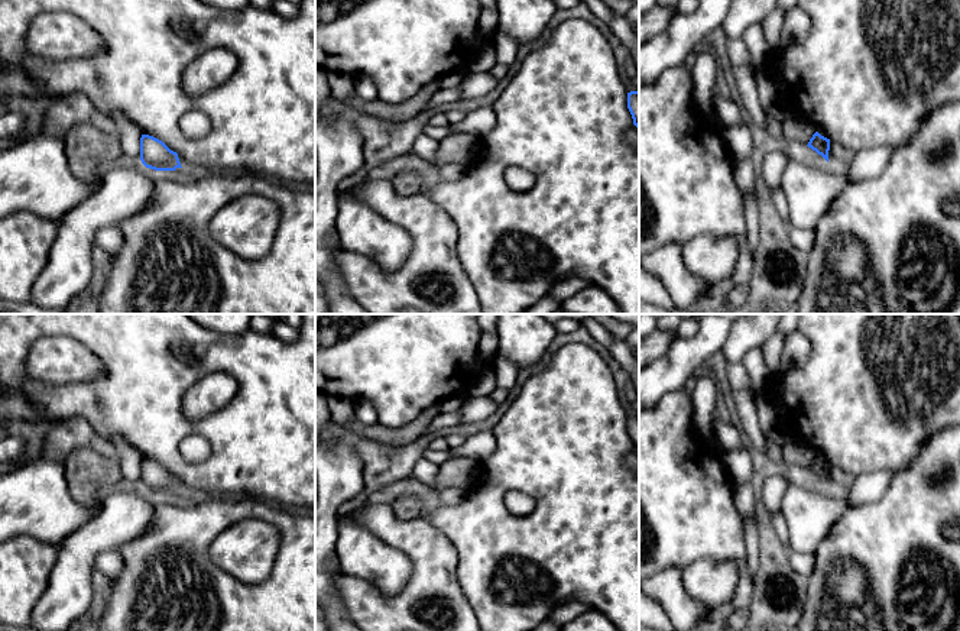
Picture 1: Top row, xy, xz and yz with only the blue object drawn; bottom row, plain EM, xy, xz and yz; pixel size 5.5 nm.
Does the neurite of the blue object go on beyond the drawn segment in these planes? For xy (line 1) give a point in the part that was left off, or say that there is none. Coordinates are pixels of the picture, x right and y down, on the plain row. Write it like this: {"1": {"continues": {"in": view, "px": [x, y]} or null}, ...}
{"1": {"continues": null}}

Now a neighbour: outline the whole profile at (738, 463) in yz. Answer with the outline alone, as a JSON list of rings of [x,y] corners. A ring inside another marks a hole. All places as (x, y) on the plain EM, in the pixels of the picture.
[[[746,449],[721,452],[721,462],[733,483],[750,483],[753,465]]]

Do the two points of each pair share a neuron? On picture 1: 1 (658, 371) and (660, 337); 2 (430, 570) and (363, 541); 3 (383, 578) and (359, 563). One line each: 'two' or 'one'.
1: two
2: two
3: one

